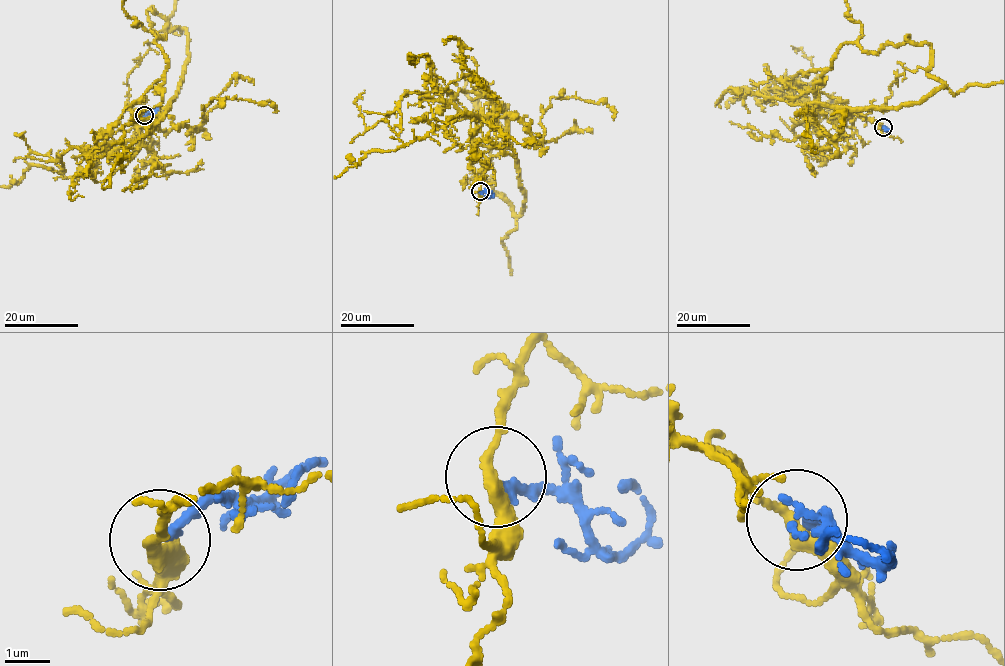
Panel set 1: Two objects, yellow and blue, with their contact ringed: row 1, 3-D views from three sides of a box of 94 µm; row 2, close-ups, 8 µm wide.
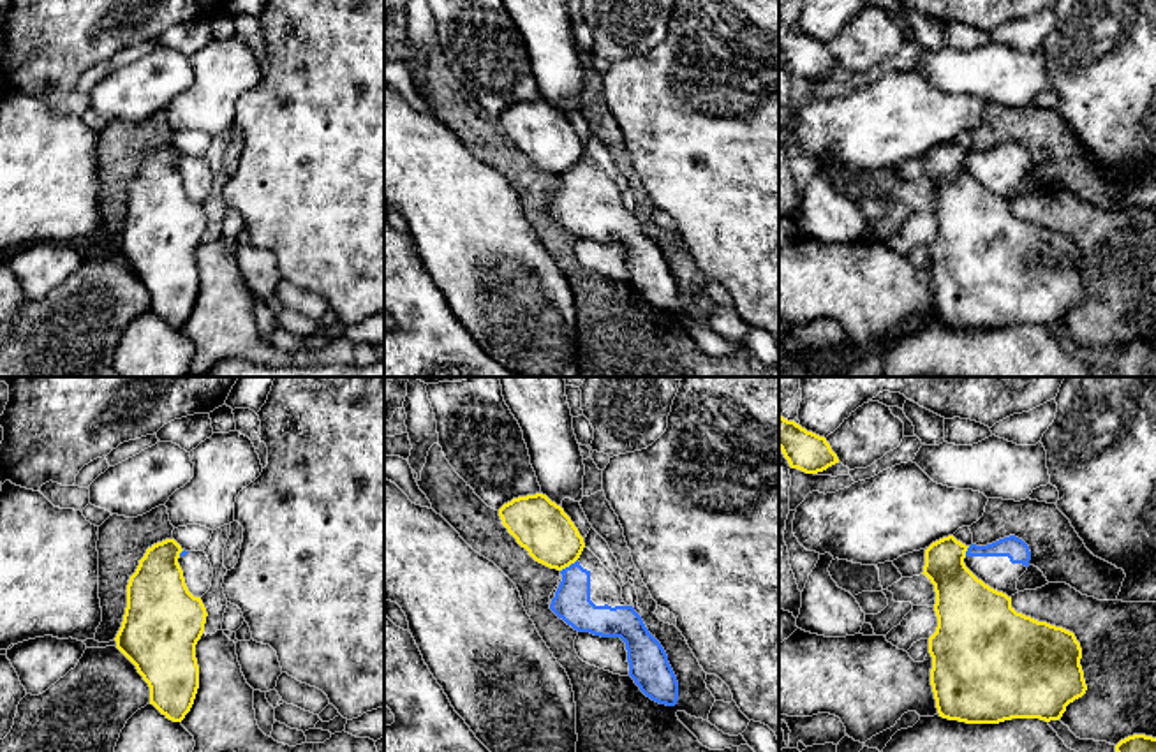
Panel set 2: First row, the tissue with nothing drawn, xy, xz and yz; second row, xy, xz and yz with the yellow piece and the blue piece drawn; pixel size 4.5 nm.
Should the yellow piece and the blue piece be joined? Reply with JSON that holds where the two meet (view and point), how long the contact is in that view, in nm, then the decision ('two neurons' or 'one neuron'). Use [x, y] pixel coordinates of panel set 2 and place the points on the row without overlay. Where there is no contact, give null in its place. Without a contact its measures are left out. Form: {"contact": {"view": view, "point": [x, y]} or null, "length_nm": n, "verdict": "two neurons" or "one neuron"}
{"contact": {"view": "xz", "point": [568, 171]}, "length_nm": 100, "verdict": "two neurons"}

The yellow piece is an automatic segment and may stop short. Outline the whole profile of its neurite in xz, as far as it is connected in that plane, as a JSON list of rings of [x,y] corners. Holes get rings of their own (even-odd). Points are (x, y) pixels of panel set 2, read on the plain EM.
[[[543,99],[513,104],[499,122],[516,148],[550,174],[569,173],[585,153],[571,123]]]

